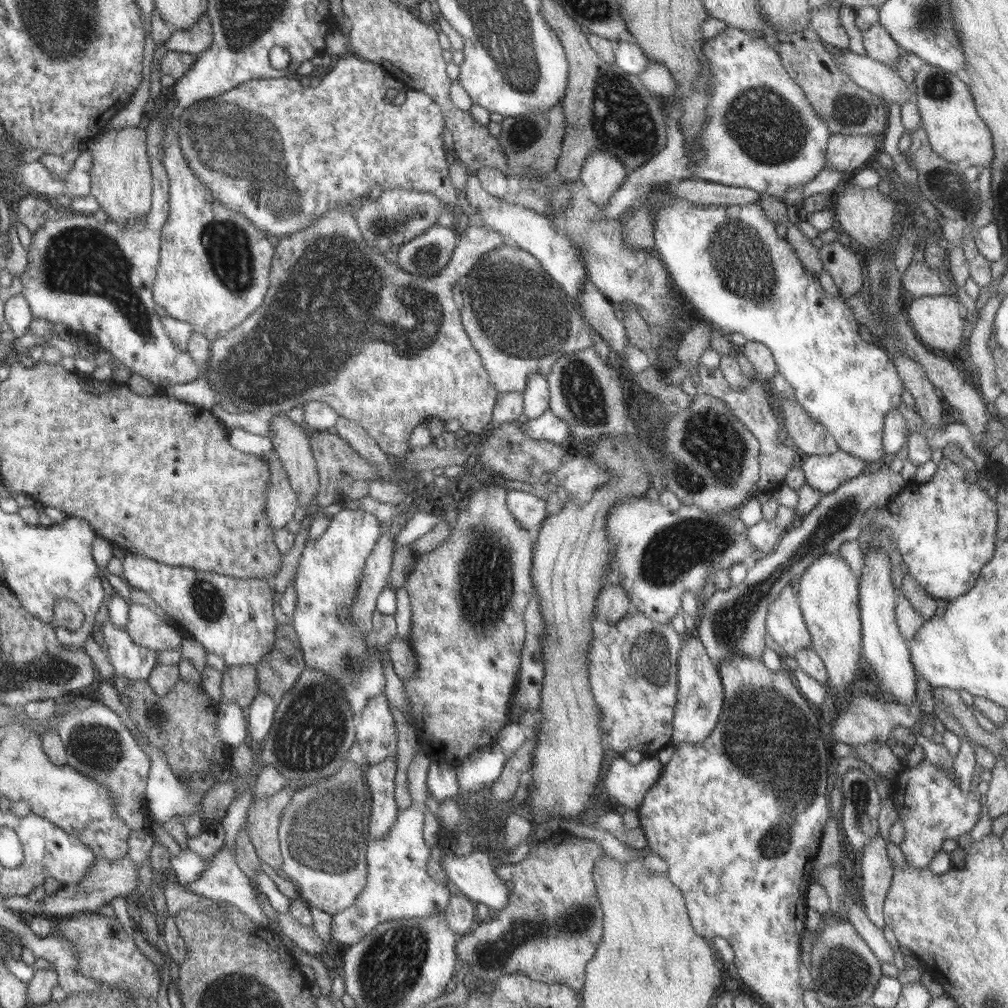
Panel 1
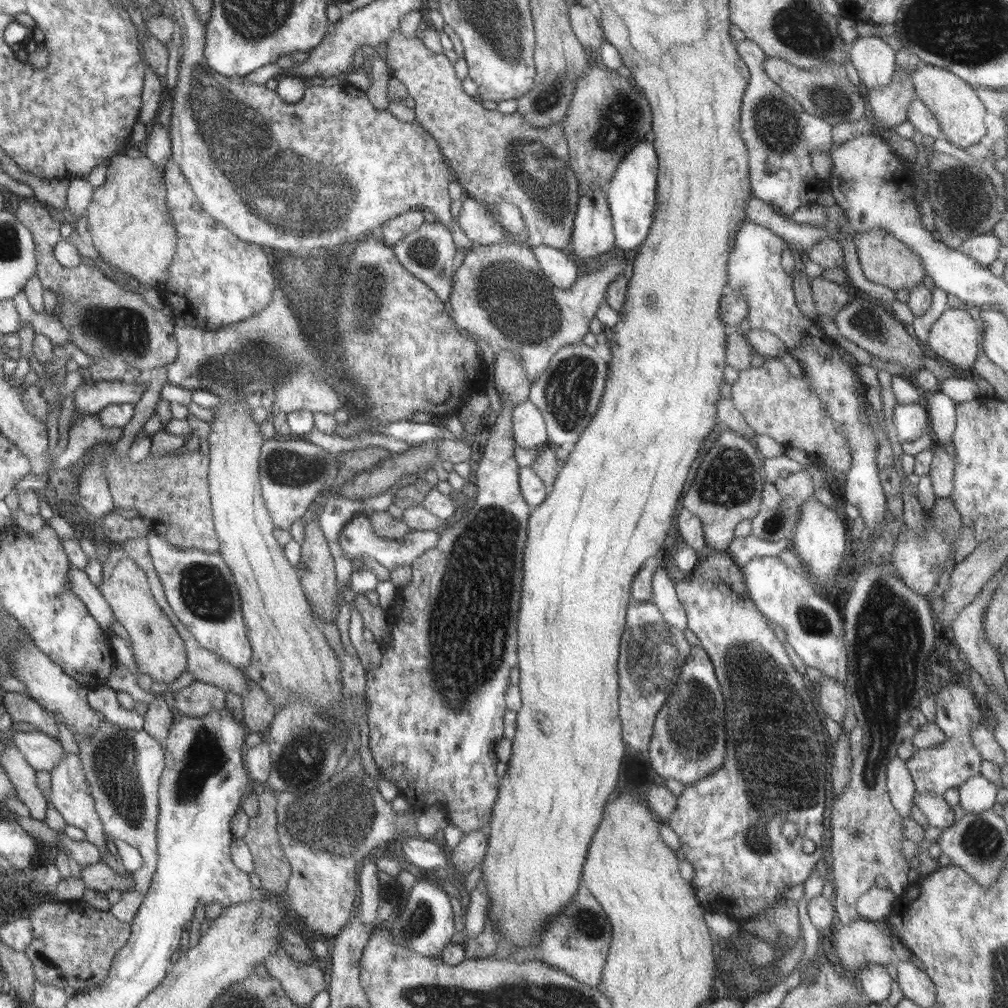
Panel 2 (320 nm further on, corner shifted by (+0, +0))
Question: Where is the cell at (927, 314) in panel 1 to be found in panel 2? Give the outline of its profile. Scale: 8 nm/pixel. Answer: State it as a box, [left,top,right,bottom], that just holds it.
[929,306,980,374]

